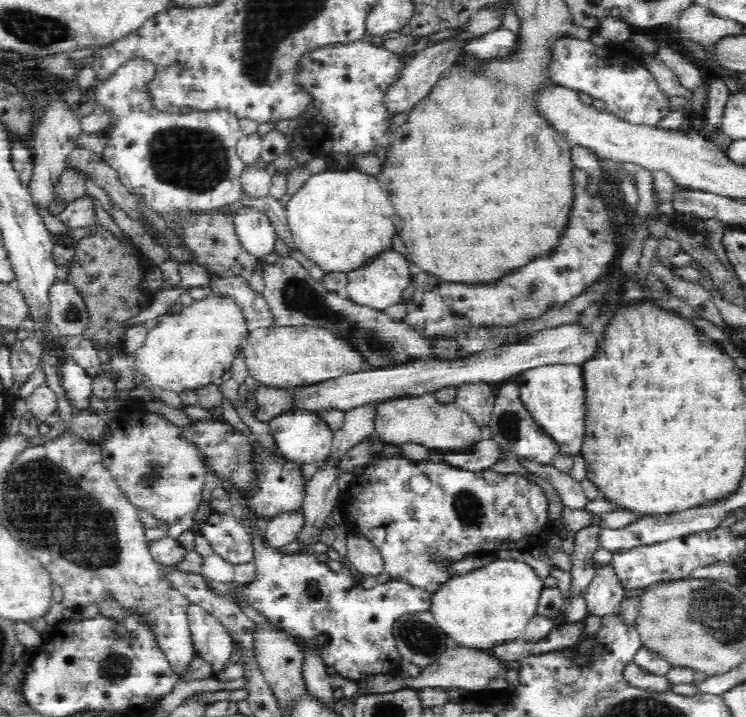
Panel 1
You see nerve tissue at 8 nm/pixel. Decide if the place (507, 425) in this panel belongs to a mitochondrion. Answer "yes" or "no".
yes

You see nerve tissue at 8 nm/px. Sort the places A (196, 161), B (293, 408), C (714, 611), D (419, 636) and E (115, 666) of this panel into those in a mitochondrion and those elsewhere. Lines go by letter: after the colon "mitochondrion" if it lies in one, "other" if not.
A: mitochondrion
B: other
C: mitochondrion
D: mitochondrion
E: mitochondrion

